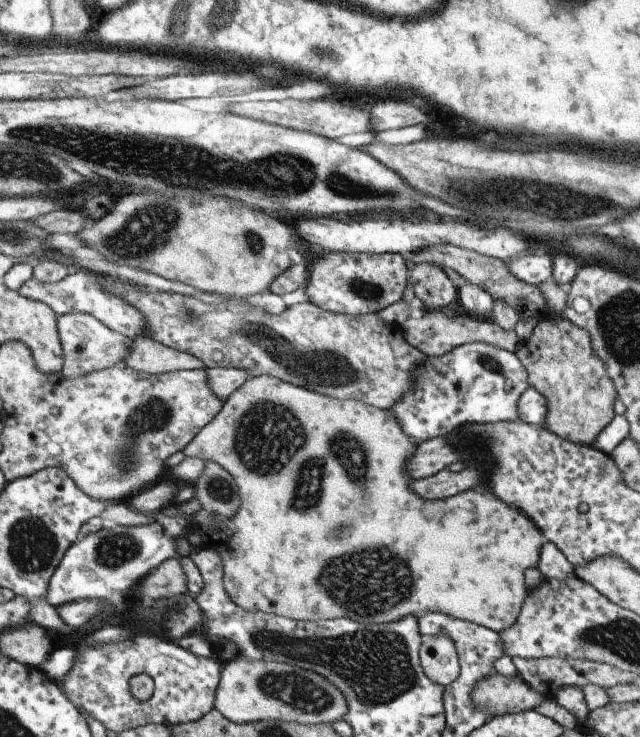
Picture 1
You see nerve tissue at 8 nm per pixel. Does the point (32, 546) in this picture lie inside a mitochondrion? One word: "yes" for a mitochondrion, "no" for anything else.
yes

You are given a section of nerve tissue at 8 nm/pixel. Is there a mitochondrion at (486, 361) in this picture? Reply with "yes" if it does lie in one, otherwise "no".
yes

